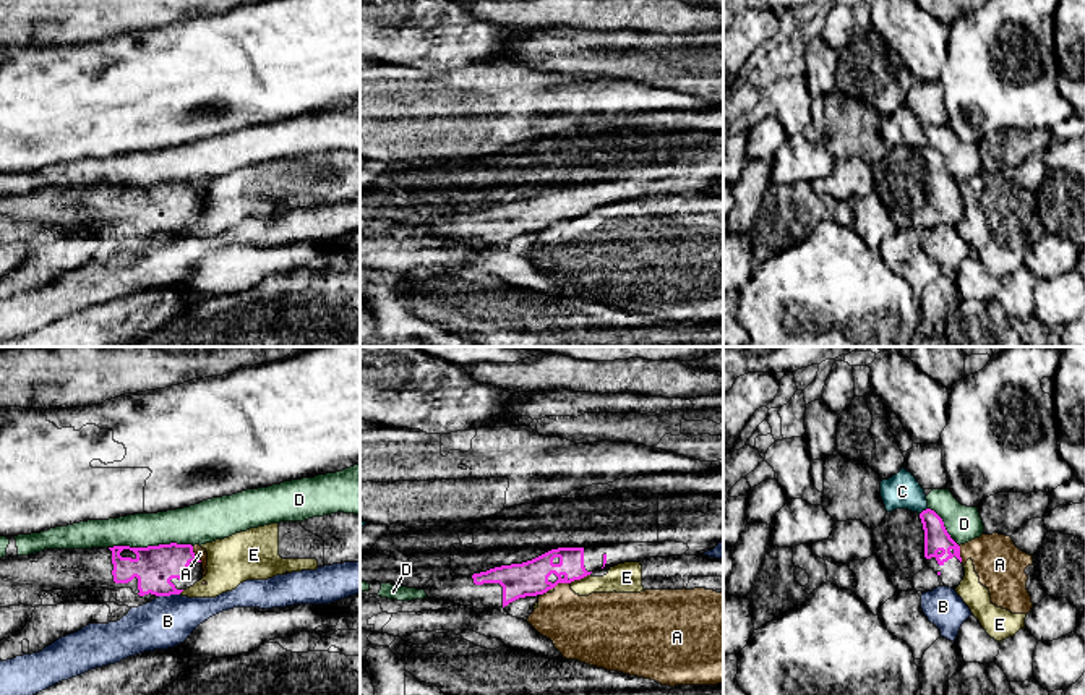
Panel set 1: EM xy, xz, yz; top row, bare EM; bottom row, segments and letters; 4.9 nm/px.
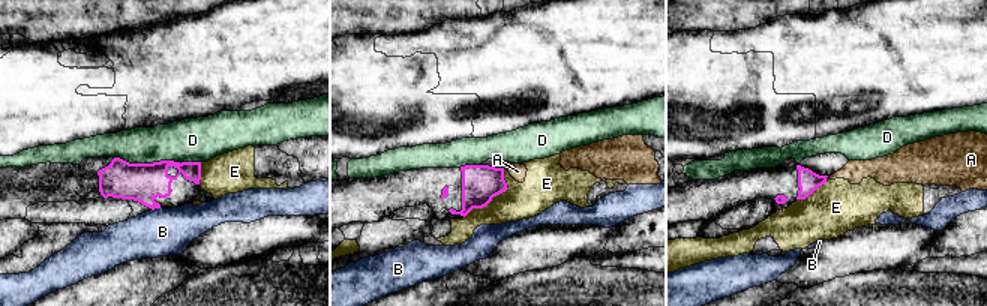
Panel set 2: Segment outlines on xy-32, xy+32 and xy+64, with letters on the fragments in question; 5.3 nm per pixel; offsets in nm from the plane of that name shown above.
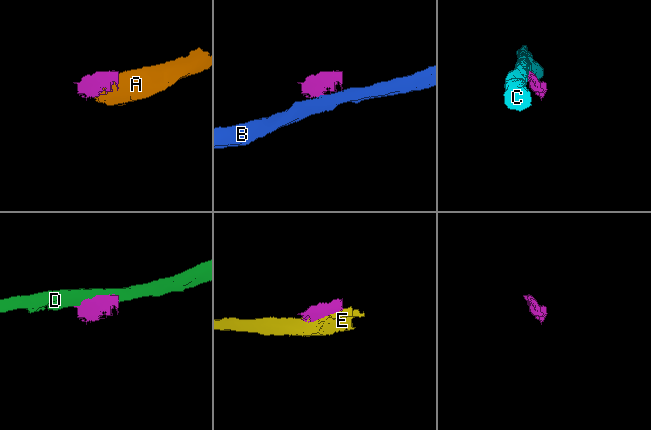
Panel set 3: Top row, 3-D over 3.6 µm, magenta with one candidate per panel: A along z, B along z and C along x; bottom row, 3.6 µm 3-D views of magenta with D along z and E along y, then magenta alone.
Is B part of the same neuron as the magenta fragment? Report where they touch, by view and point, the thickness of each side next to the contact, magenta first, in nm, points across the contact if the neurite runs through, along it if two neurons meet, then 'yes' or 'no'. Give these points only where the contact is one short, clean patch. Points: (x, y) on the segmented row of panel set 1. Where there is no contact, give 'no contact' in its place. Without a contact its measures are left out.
xy (169, 595) | 200/260 nm | no

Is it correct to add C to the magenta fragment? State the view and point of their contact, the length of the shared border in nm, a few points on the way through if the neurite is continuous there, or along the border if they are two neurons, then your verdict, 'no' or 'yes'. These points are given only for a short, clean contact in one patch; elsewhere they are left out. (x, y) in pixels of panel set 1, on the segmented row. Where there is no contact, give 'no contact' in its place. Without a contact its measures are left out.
contact yz (923, 511); length 50 nm; border yz (926, 507), (920, 514); no

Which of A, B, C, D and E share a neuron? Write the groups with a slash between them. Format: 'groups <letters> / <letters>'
groups A E / B / C / D

